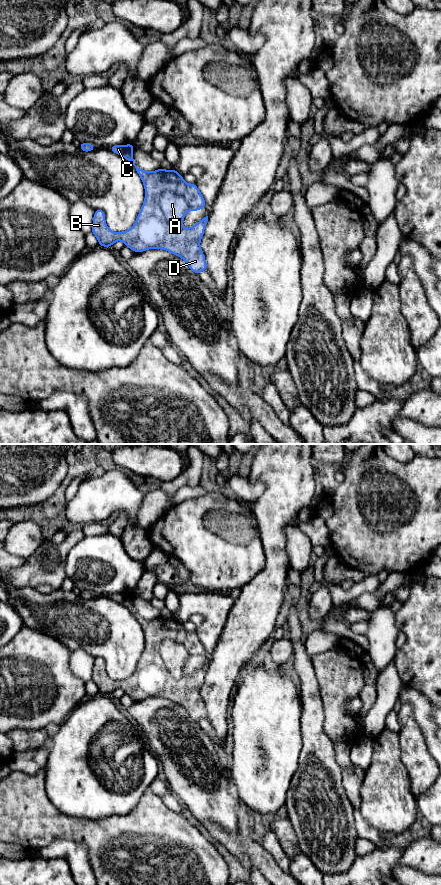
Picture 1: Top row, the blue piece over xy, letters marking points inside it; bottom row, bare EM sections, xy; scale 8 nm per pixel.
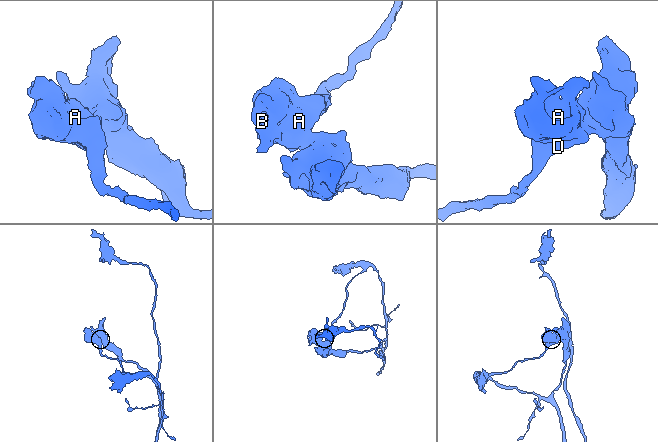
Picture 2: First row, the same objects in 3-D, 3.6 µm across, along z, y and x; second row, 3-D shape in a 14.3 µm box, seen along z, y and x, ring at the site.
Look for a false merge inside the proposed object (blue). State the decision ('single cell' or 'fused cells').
single cell

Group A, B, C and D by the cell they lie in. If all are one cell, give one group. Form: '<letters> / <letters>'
A B C D

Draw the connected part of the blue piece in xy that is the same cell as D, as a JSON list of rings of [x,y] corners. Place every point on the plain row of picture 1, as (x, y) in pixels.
[[[134,592],[114,593],[110,594],[109,597],[133,613],[145,635],[145,648],[134,673],[124,680],[112,680],[105,670],[105,660],[96,657],[91,680],[98,687],[99,694],[111,695],[116,689],[120,688],[135,701],[153,696],[164,697],[182,706],[196,722],[207,718],[207,711],[200,695],[200,689],[204,682],[208,664],[188,677],[182,676],[184,664],[188,659],[198,659],[206,655],[204,645],[196,632],[186,631],[182,623],[175,617],[168,619],[161,615],[152,620],[140,617],[133,607],[134,594]]]

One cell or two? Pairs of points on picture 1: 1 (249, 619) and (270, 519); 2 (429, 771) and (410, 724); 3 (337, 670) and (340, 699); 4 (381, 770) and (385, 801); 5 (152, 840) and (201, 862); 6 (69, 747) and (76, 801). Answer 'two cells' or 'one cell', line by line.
1: one cell
2: one cell
3: one cell
4: one cell
5: one cell
6: one cell

